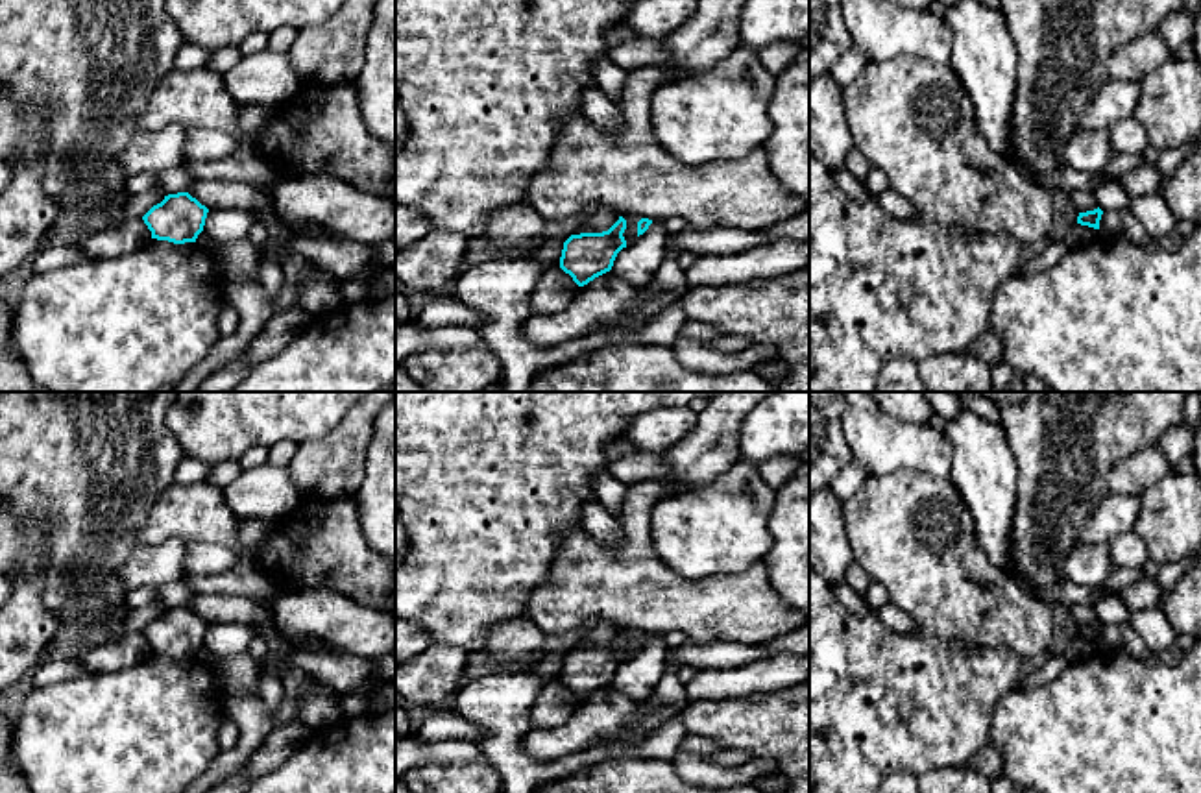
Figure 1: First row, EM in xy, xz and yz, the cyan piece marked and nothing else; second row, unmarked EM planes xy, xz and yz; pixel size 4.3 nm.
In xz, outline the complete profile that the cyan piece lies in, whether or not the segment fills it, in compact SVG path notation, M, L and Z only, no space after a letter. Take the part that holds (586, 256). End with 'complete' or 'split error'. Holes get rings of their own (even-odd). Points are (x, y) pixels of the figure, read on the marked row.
M619 220L602 233L571 235L564 242L560 268L573 277L578 287L612 270L617 253L626 248L623 237L626 220Z; complete

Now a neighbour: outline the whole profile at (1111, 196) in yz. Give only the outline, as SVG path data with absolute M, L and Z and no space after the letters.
M1118 181L1101 183L1092 190L1101 211L1123 211L1131 198Z

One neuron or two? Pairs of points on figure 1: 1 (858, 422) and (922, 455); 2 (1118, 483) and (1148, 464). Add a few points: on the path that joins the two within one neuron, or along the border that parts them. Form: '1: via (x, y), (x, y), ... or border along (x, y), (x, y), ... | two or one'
1: via (874, 437), (882, 444), (906, 446) | one
2: via (1126, 479), (1140, 470) | one

